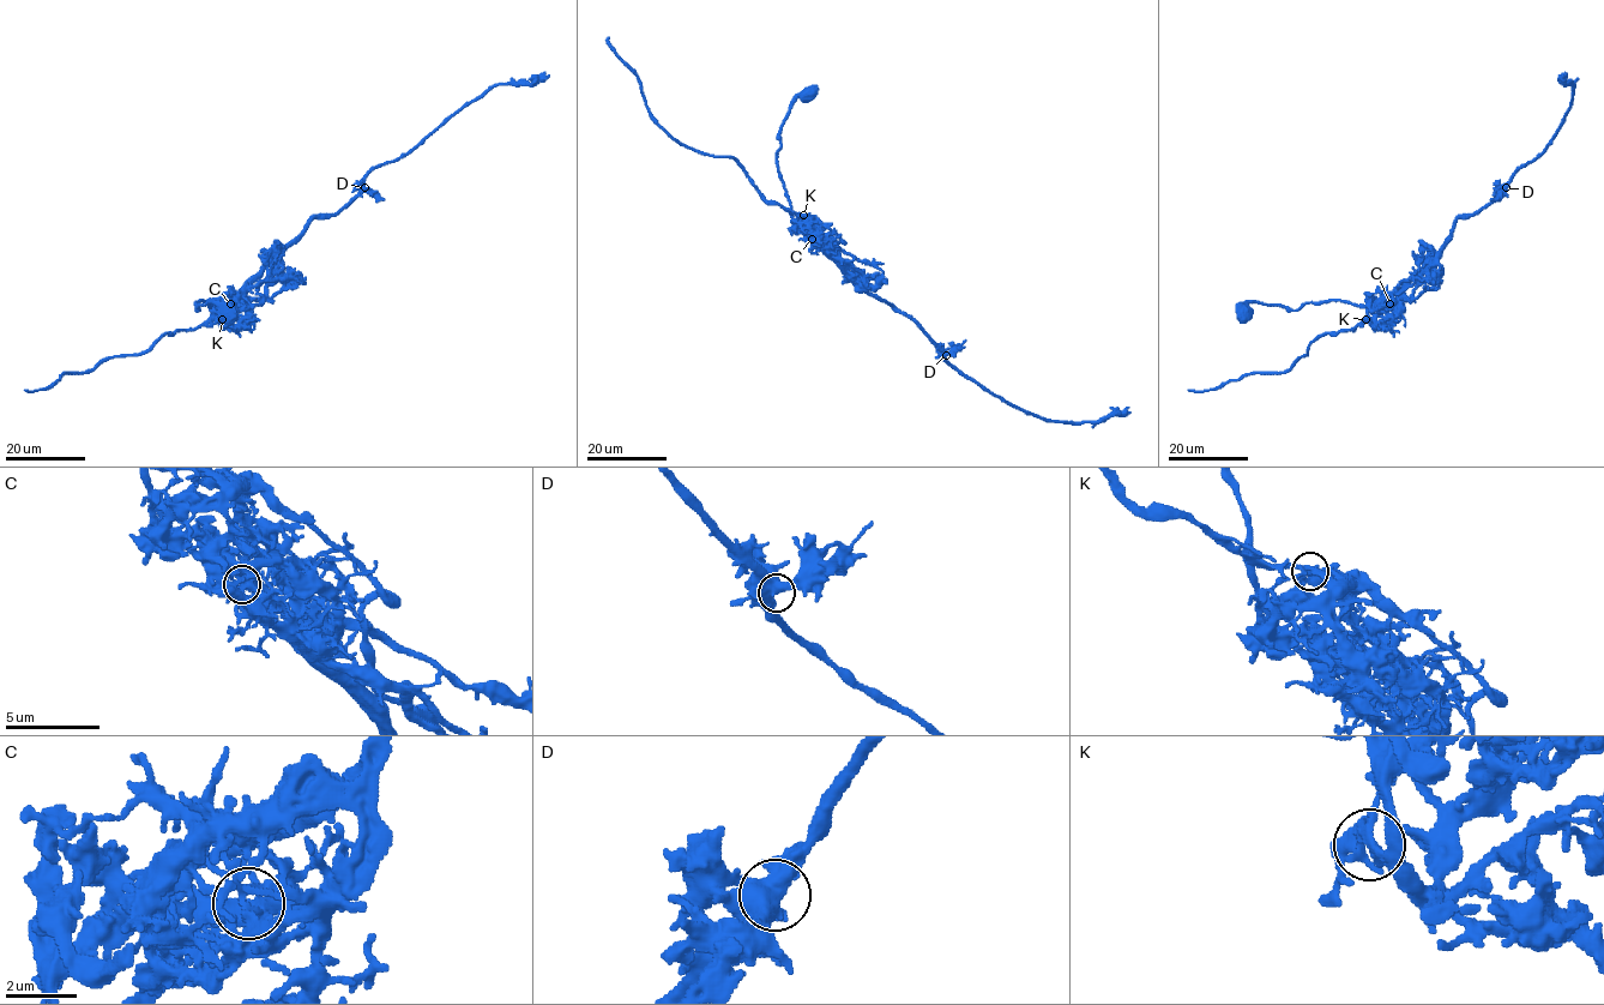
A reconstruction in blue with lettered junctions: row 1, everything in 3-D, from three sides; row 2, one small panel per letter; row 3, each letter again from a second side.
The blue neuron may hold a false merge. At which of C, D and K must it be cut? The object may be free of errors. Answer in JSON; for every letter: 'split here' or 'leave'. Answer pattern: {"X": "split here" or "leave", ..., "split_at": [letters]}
{"C": "split here", "D": "leave", "K": "leave", "split_at": ["C"]}

